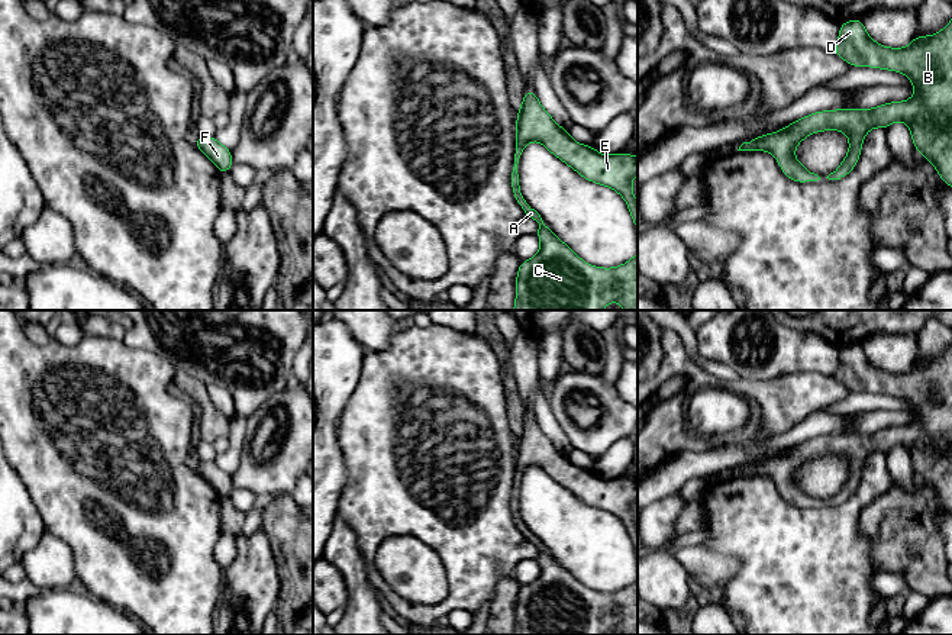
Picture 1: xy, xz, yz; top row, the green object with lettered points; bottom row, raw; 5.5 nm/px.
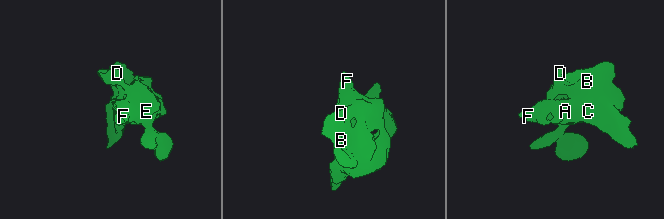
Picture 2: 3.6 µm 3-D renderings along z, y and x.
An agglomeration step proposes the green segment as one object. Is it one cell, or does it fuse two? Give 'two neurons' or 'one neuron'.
one neuron

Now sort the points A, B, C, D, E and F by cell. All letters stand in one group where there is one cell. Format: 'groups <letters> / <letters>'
groups A B C D E F

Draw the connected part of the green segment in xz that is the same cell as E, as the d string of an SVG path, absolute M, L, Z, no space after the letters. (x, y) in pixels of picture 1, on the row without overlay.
M525 415L517 435L510 510L519 532L539 548L535 560L542 570L533 583L520 586L513 635L603 635L610 626L619 626L625 635L638 635L638 576L619 592L593 592L556 563L523 522L519 491L523 474L532 465L540 467L585 505L617 516L638 555L638 526L632 515L638 480L603 480L591 470L575 467L543 433L536 418Z

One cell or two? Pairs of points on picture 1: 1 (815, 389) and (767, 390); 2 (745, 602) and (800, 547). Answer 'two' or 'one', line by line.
1: one
2: one

